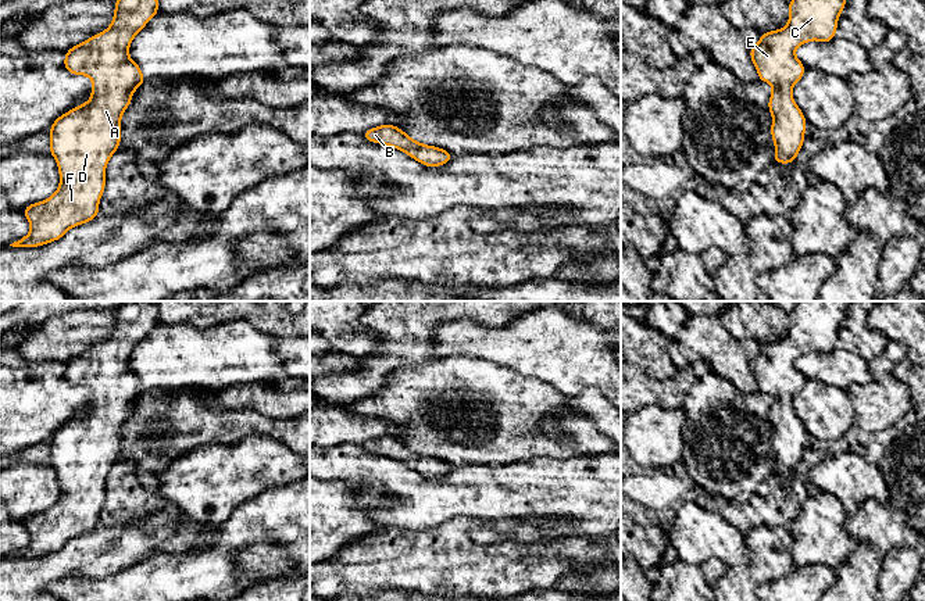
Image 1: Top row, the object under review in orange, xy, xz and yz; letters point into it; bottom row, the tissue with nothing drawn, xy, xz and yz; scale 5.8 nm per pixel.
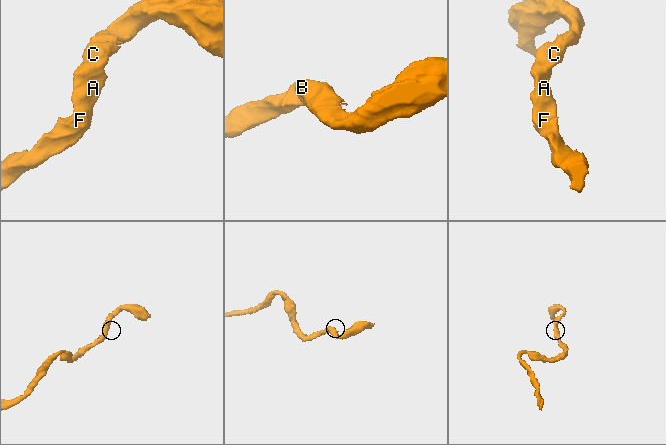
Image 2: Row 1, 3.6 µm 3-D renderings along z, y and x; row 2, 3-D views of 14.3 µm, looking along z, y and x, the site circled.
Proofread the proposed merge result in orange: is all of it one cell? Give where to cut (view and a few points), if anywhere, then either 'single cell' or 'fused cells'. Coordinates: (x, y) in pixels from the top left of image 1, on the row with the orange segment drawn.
cut none; single cell

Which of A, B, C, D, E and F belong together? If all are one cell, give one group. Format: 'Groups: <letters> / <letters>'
Groups: A B C D E F

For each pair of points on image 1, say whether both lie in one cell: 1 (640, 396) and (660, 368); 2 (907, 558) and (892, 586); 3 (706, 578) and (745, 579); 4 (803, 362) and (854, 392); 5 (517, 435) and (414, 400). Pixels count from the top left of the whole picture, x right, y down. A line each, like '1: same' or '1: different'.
1: different
2: same
3: different
4: different
5: same

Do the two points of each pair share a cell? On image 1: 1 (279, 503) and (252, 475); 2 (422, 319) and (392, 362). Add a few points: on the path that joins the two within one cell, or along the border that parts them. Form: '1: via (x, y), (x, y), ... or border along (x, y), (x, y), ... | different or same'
1: border along (295, 480), (286, 485), (267, 486), (238, 505) | different
2: via (411, 331), (395, 351) | same

